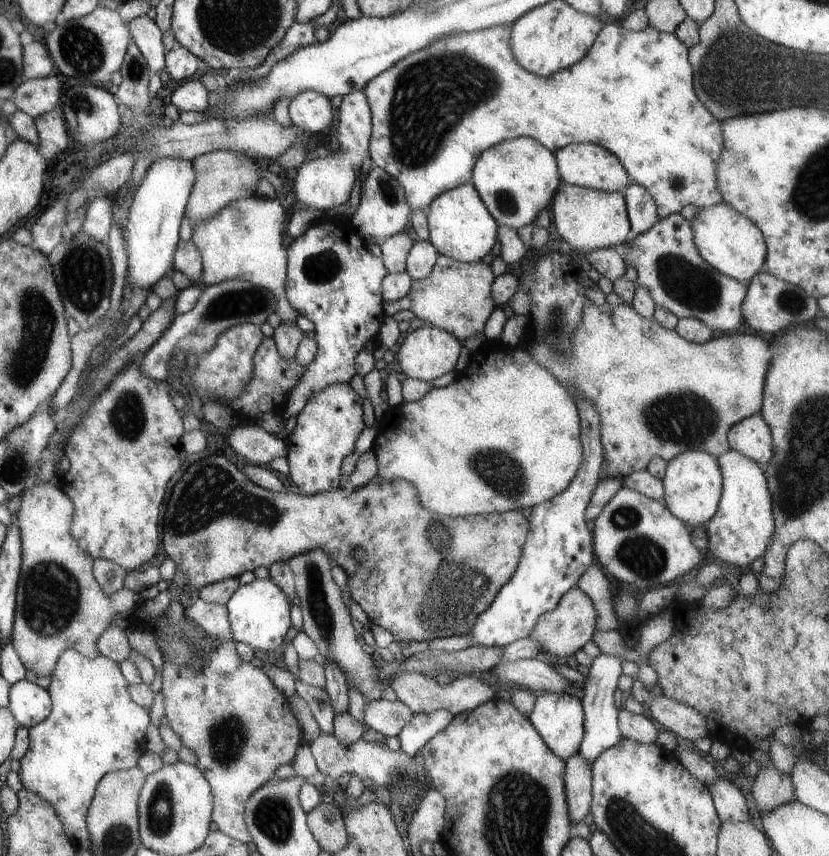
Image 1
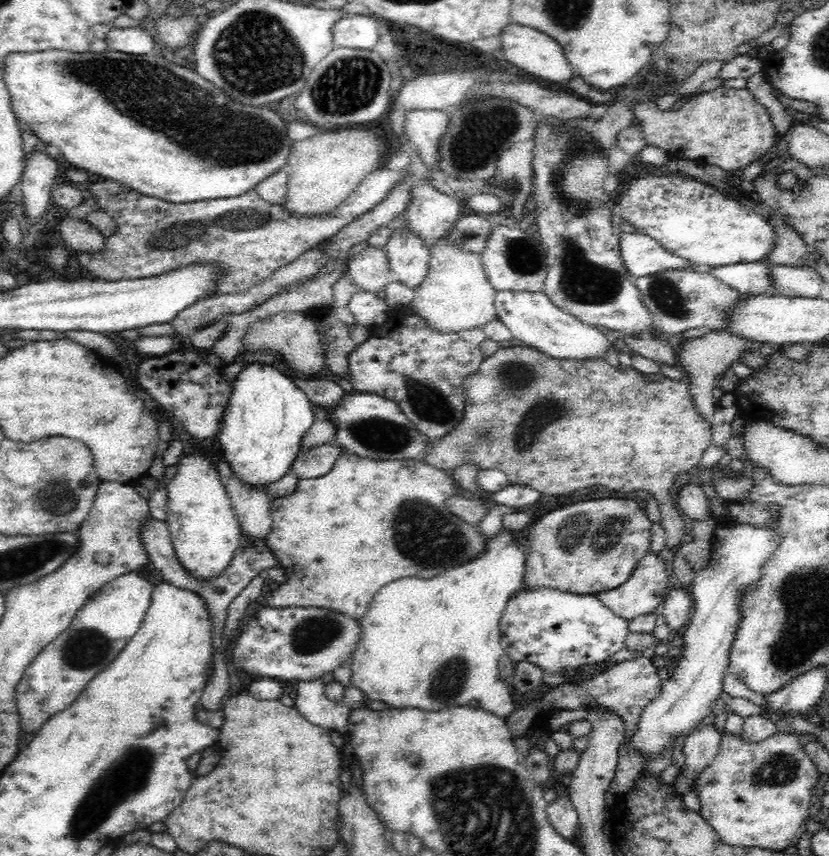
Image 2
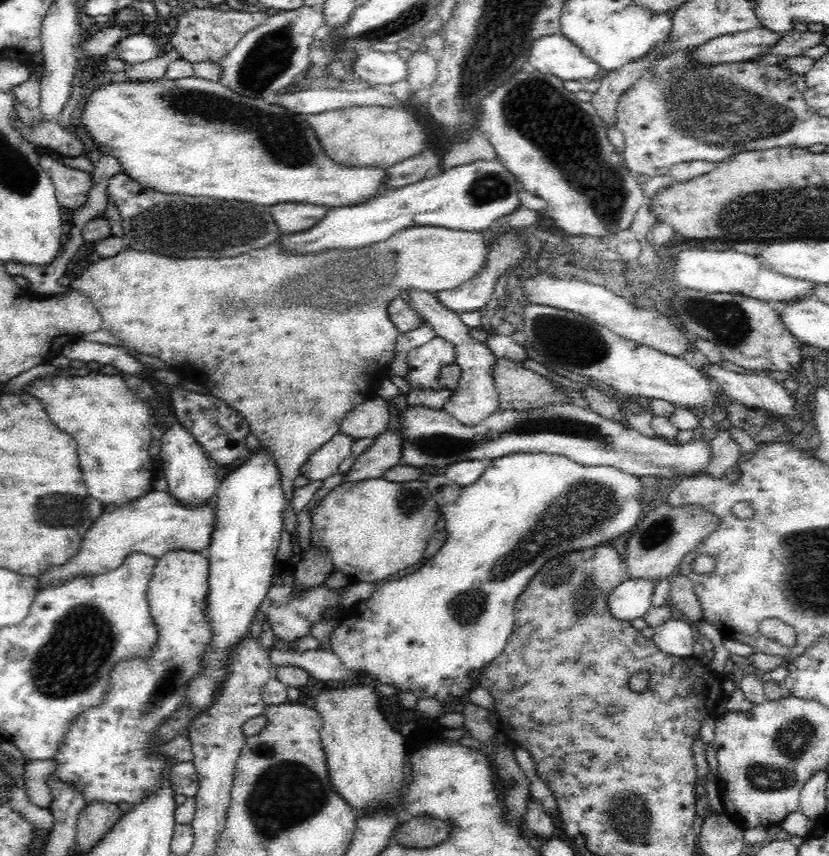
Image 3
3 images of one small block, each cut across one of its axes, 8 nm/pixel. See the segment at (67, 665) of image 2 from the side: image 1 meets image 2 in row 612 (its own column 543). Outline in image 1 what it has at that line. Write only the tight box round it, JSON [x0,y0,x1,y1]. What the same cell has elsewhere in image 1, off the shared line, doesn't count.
[360,19,722,220]

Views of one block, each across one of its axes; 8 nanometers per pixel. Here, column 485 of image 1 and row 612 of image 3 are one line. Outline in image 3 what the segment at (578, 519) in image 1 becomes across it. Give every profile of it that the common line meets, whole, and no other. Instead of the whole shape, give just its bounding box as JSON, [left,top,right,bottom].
[608,580,654,623]

